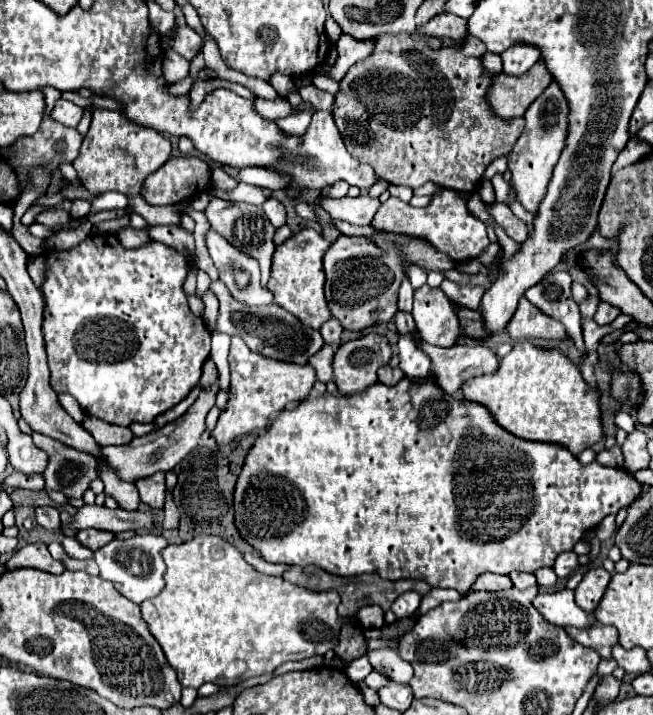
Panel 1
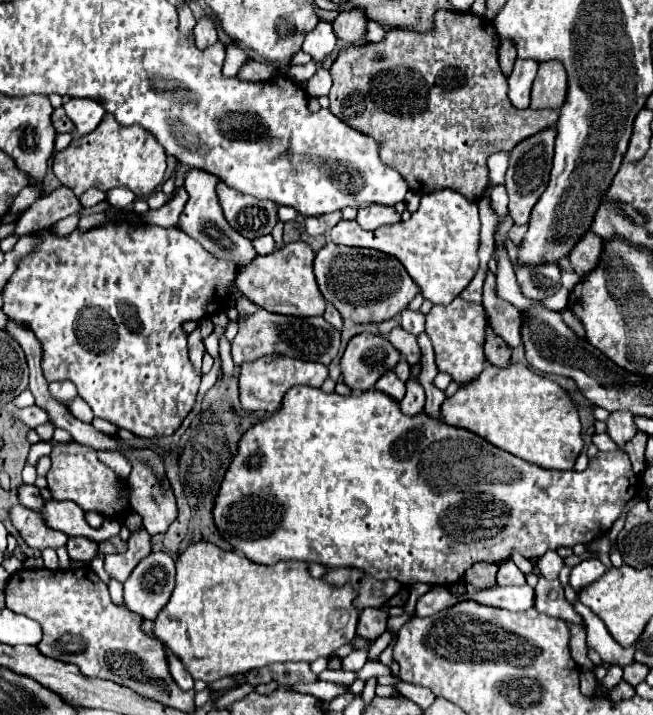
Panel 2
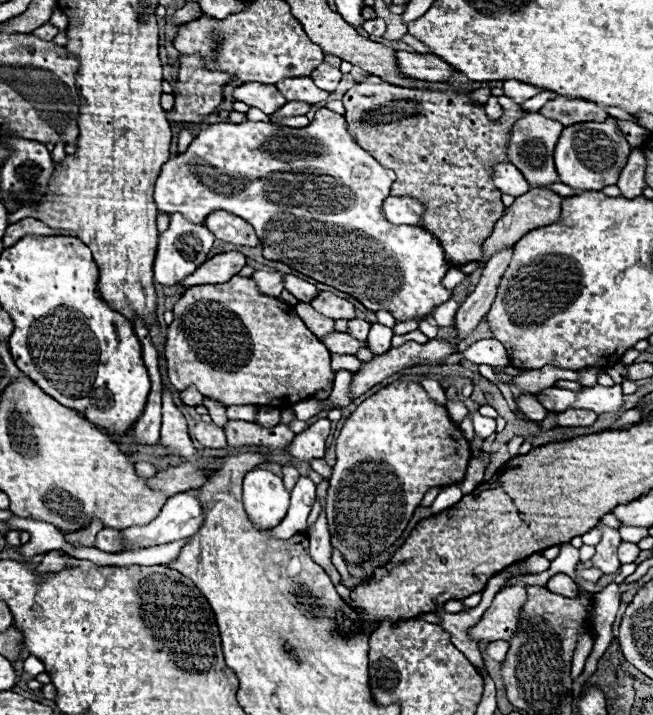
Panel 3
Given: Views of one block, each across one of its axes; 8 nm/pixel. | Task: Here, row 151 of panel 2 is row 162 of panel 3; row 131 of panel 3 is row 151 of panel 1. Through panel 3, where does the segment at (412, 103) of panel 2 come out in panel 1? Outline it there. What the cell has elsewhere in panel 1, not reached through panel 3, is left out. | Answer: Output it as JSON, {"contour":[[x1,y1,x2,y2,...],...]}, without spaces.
{"contour":[[422,32,396,34,396,36,384,34,384,36,380,36,380,38,376,40,374,52,372,52,368,58,356,62,356,64,348,70,348,74,340,80,340,90,338,90,338,94,336,94,336,98,334,98,334,120,336,120,336,126,338,126,340,134,342,134,342,140,344,140,346,148,348,148,348,152,350,152,352,156,356,156,356,160,360,160,360,162,364,162,364,164,370,164,370,166,374,168,374,172,376,172,380,178,384,178,386,182,390,182,390,184,408,186,408,188,416,190,416,188,420,188,422,184,426,184,428,180,434,180,434,182,438,182,440,186,452,188,452,190,458,190,458,192,476,192,476,190,478,190,478,184,480,184,478,178,482,176,482,172,486,170,486,166,488,166,494,158,506,156,506,154,514,148,514,144,516,144,516,140,520,138,520,132,522,132,522,128,524,128,524,118,502,120,502,118,498,118,498,116,492,116,492,110,488,108,488,104,486,104,486,100,484,100,484,92,486,92,486,88,490,86,490,74,482,70,480,58,472,58,472,56,464,56,464,54,456,52,456,48,458,48,460,44,456,44,456,42,452,42,452,40,446,40,446,38,442,40,442,42,444,42,444,50,432,52,430,48,426,48,422,36,424,36]]}

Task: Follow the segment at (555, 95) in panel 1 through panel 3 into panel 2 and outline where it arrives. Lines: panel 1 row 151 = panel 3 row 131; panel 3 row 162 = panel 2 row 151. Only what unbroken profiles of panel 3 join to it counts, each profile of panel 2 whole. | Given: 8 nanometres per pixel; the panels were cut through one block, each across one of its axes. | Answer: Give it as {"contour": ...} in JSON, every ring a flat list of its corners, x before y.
{"contour":[[548,128,512,148,512,160,510,160,510,166,506,172,506,192,510,198,510,202,508,202,510,216,512,216,514,224,518,224,518,226,528,224,534,204,540,200,544,188,548,186,552,158,554,158,554,140,556,140,556,130]]}

